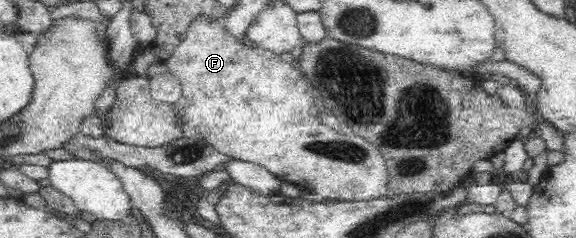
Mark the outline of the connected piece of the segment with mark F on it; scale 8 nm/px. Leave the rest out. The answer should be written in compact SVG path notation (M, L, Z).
M222 19L218 20L196 20L190 25L189 30L182 37L180 45L173 51L173 54L164 62L164 66L168 68L168 72L178 78L181 87L181 99L174 105L181 113L189 125L201 135L201 140L206 144L213 145L220 153L229 155L234 160L247 161L263 165L270 173L274 173L283 182L289 181L300 187L304 187L307 191L318 193L322 198L328 198L330 201L368 201L372 198L381 198L387 195L389 184L389 173L385 159L380 150L372 145L367 139L360 138L354 133L344 135L336 130L328 129L318 118L319 100L308 84L308 80L302 71L297 71L291 64L282 60L281 56L276 55L268 50L256 47L248 47L240 42L236 42L230 34L224 32Z

